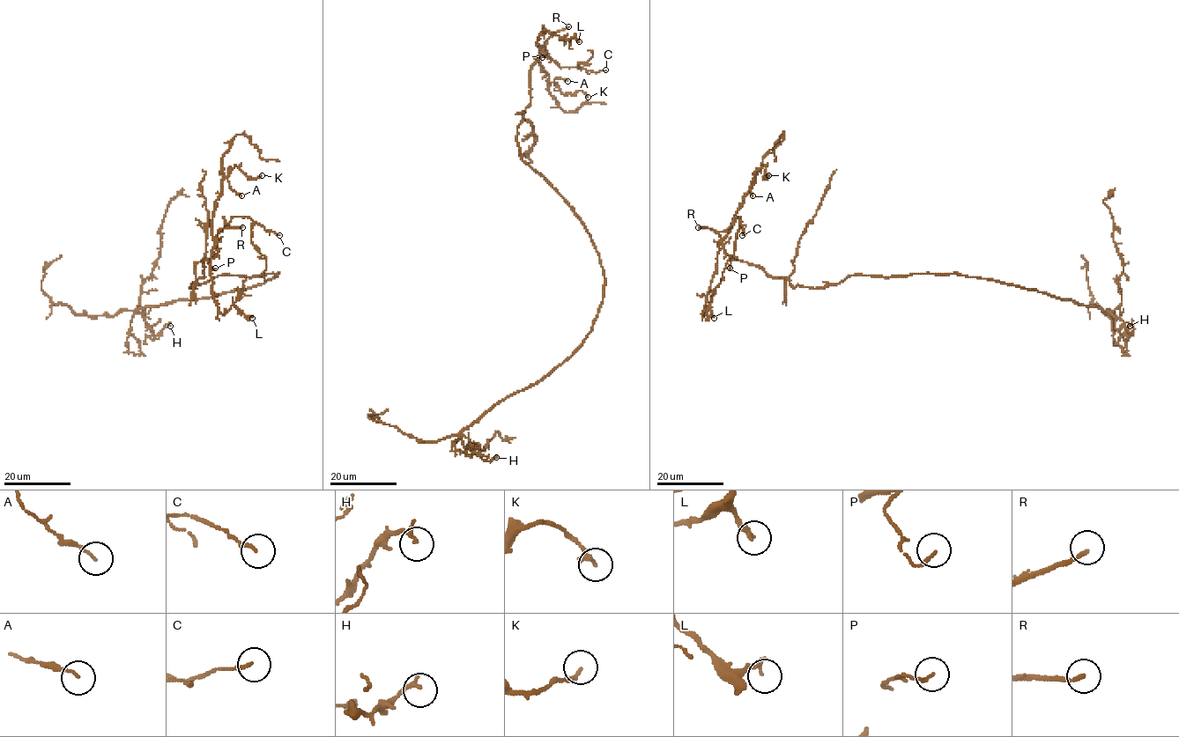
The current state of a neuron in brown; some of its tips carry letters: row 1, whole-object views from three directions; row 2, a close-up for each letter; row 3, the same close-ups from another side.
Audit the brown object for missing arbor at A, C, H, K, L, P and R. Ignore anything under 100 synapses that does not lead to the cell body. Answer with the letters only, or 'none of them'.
R

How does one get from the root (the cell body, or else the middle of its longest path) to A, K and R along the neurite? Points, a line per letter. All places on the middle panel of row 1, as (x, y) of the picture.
A: (591, 236), (522, 159), (516, 139), (542, 49), (548, 82), (567, 81)
K: (591, 236), (522, 159), (516, 139), (542, 49), (548, 82), (563, 94), (588, 97)
R: (591, 236), (565, 198), (522, 159), (516, 139), (530, 104), (530, 70), (544, 54), (545, 43), (568, 26)

